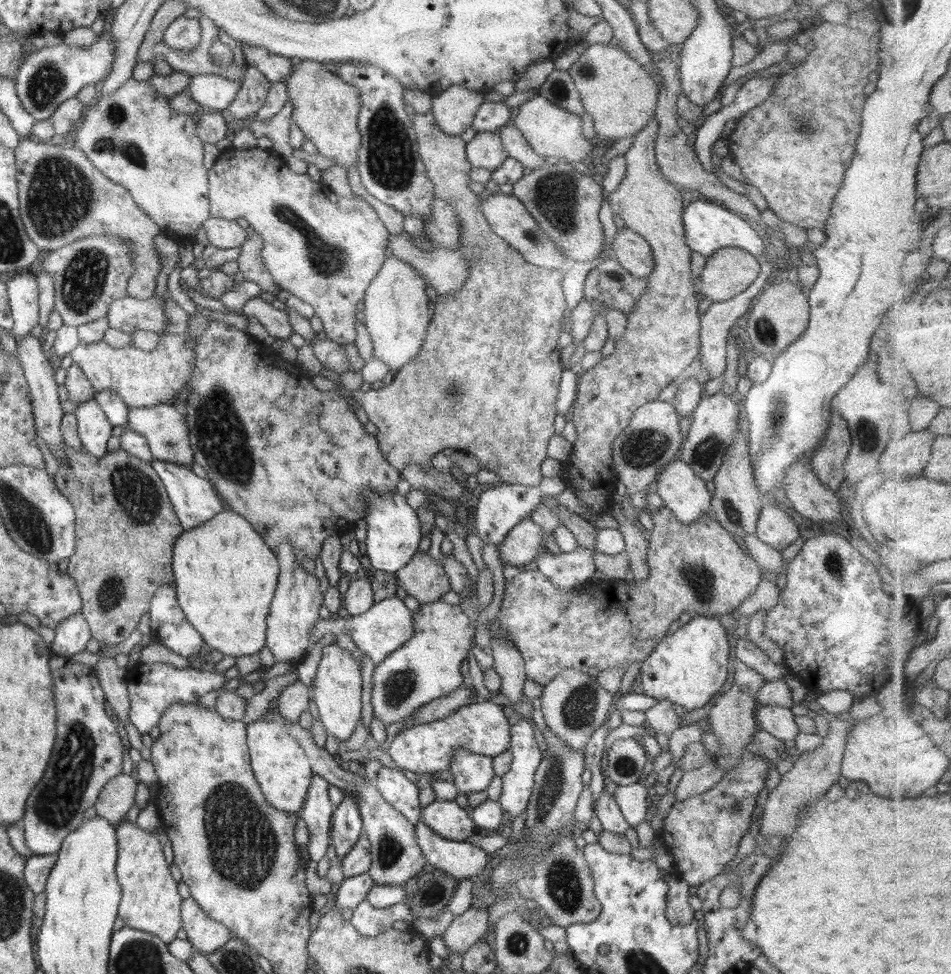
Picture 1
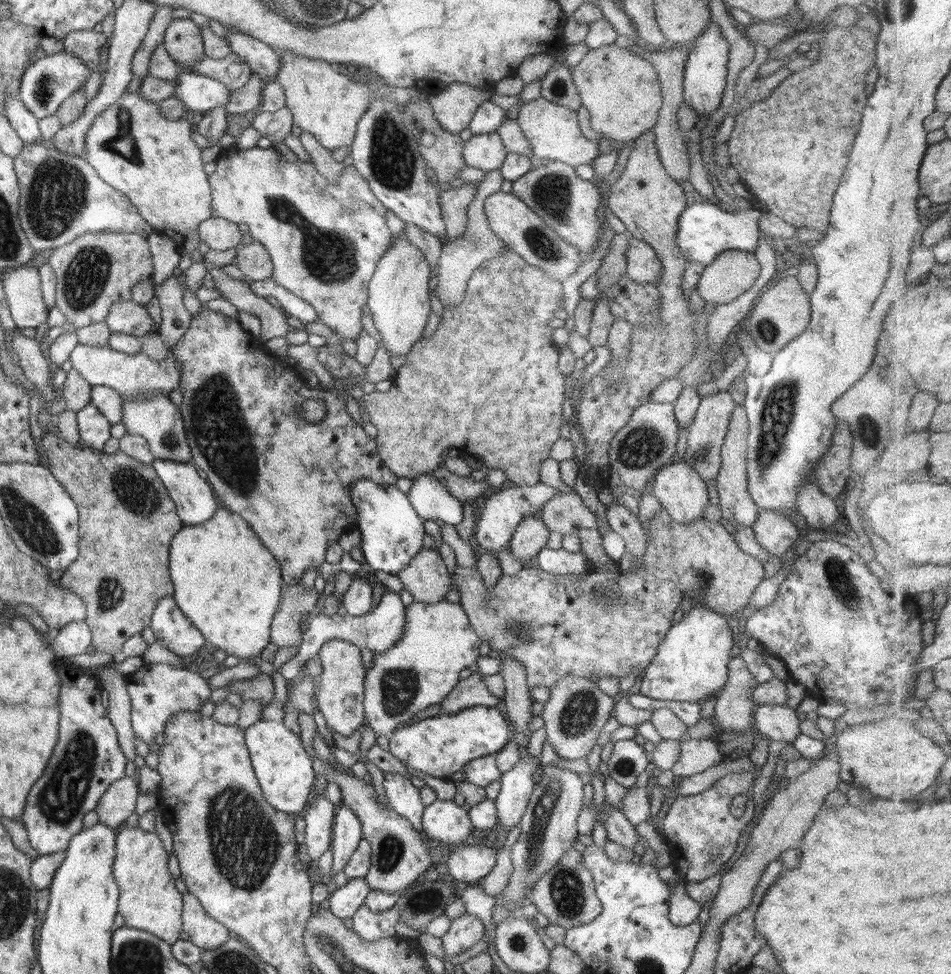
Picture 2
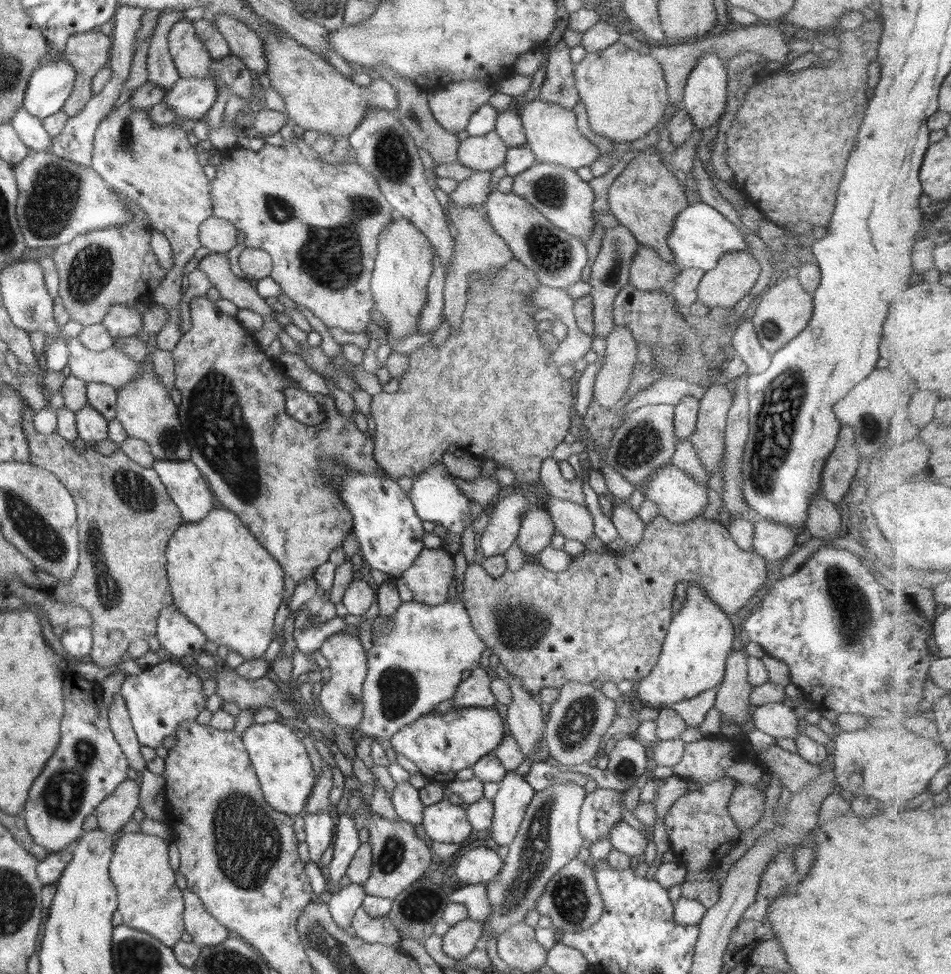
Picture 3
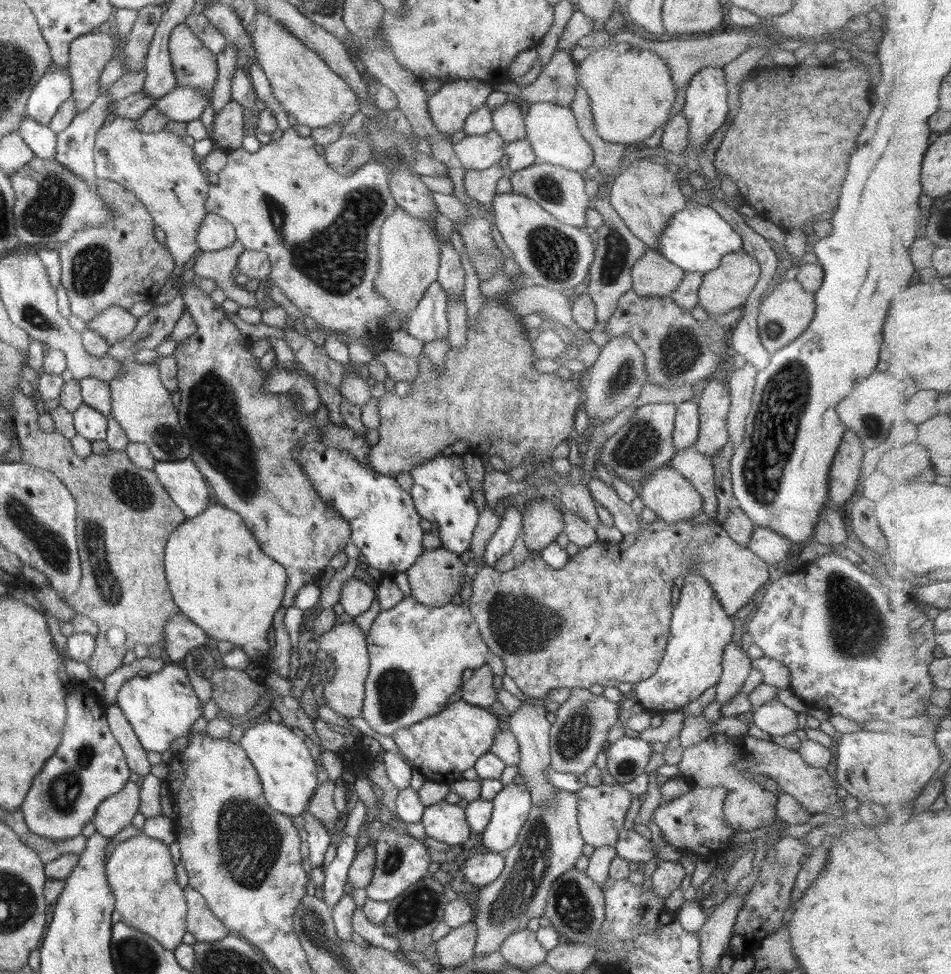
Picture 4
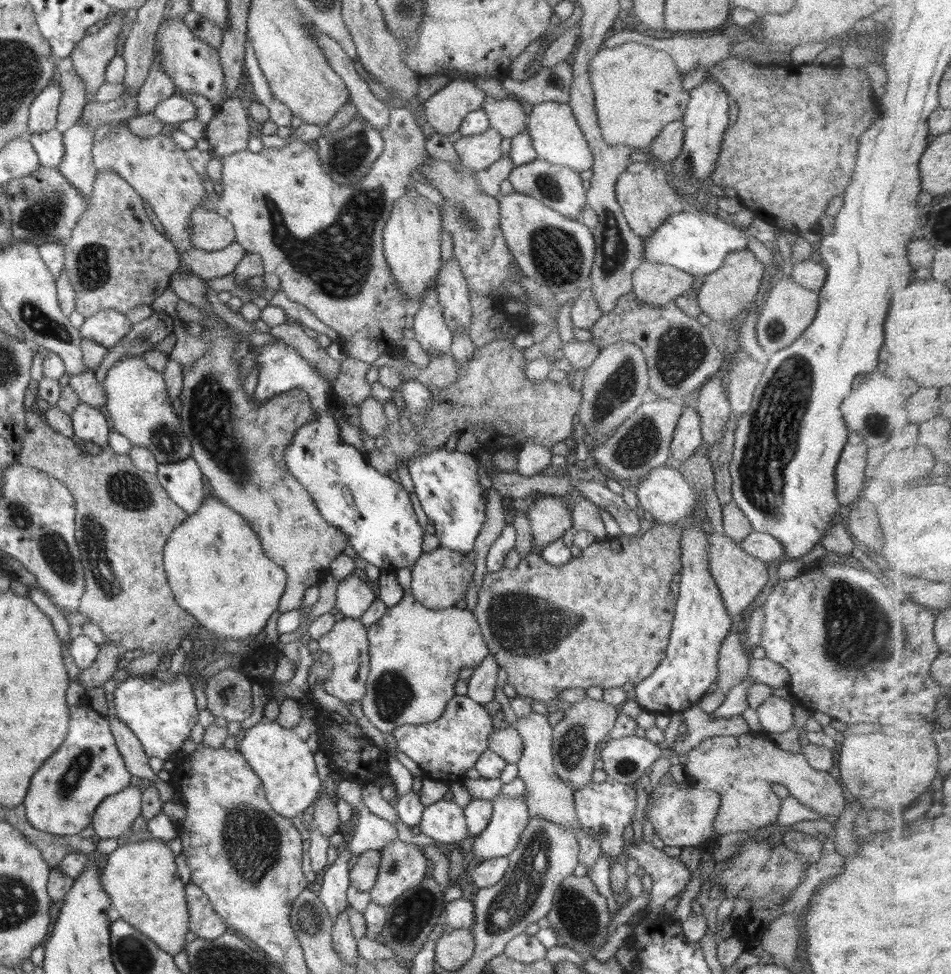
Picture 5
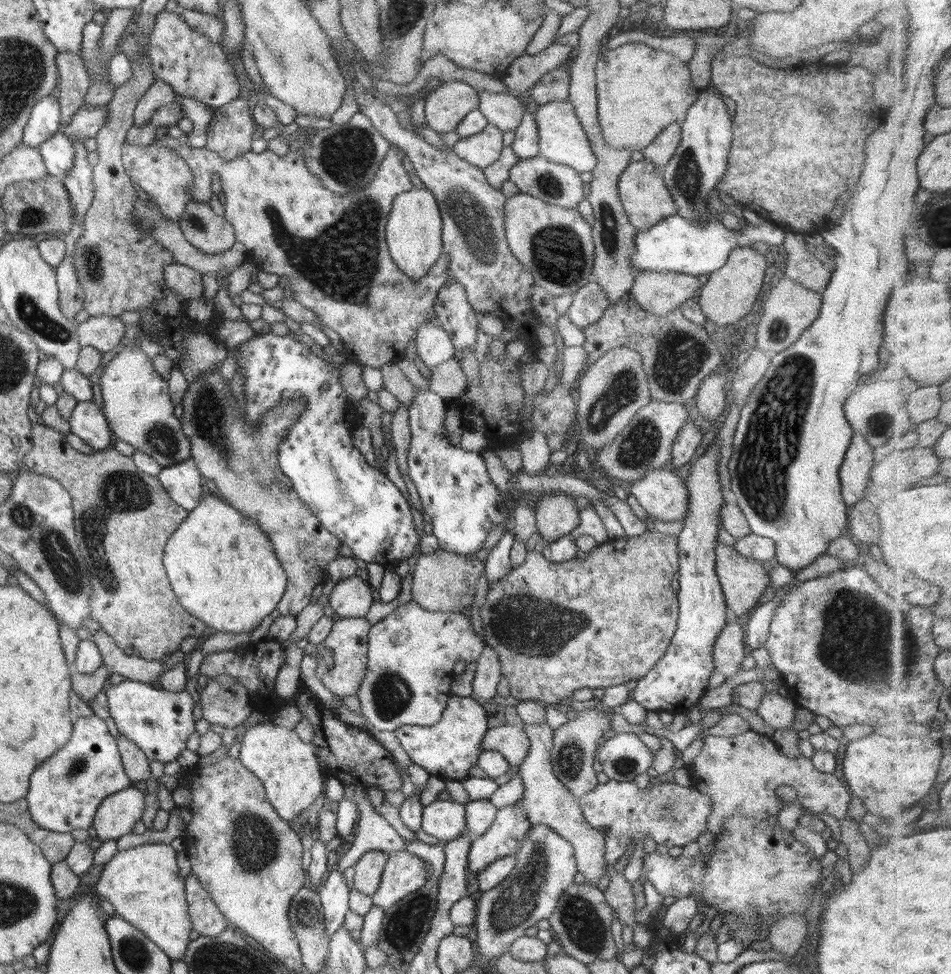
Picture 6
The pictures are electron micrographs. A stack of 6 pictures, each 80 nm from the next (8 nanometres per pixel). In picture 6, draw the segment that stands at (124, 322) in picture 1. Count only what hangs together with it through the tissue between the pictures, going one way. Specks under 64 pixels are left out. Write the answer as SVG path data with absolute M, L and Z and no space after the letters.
M104 315L91 316L76 325L80 347L94 347L102 354L122 346L120 340L128 327L118 316Z

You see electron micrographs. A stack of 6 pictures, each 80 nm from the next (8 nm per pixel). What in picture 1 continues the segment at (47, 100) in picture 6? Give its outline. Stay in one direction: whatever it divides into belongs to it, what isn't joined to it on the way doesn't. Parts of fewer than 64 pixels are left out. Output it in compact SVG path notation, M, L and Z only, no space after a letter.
M102 31L99 39L91 46L76 48L62 42L24 54L15 81L16 93L22 108L35 121L48 120L62 102L75 98L84 86L99 86L112 72L115 46L111 34L111 31Z

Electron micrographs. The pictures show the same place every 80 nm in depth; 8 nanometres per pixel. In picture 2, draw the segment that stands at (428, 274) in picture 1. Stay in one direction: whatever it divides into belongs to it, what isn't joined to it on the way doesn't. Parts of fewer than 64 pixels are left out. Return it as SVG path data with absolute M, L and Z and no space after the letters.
M500 169L487 172L487 175L479 182L474 201L469 205L467 219L464 221L465 231L460 235L460 238L442 245L441 252L437 256L437 265L435 268L431 268L431 278L437 278L436 296L438 296L443 306L460 304L472 273L487 260L496 258L501 254L501 250L505 248L505 244L490 228L484 212L486 198L496 191L500 191L502 181L503 176Z

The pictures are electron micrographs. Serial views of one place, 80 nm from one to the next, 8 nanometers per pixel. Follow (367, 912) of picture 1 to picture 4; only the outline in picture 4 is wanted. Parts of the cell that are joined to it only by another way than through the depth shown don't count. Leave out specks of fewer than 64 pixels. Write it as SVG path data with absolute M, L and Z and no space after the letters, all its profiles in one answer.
M360 907L353 912L351 925L353 931L367 942L370 942L371 945L376 947L380 946L397 955L400 954L398 939L388 934L383 924L372 924Z

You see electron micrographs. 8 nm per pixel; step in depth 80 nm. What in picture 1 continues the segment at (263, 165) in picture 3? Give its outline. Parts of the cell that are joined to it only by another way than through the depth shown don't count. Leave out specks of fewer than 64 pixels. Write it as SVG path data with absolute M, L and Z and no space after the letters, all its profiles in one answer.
M262 148L224 150L207 172L210 215L230 221L238 218L248 221L249 229L262 237L263 249L259 258L277 286L313 306L328 339L340 346L354 344L356 313L359 312L356 306L365 297L368 286L389 255L389 232L372 206L360 195L354 194L352 200L338 196L321 181L312 180L308 173L294 172L287 163L288 160L282 156Z

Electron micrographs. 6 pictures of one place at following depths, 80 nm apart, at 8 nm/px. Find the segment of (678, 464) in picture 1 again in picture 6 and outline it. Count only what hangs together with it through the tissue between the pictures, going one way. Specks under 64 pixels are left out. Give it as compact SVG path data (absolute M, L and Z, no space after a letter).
M662 467L649 470L640 480L625 486L640 506L654 520L664 522L684 520L688 510L688 491L675 469Z

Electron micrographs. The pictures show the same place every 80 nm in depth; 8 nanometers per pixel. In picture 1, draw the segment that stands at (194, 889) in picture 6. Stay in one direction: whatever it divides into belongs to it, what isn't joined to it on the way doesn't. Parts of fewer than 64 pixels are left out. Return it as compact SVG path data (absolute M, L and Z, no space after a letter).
M192 898L183 899L181 921L187 934L187 941L196 951L210 954L222 948L232 937L232 932L217 920L212 920Z

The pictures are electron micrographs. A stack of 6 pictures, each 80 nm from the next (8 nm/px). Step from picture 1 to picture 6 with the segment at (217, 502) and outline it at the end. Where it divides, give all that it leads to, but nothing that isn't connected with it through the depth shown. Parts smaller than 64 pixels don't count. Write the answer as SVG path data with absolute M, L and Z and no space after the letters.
M191 458L161 467L157 477L176 504L188 512L196 508L202 498L203 485L201 472Z

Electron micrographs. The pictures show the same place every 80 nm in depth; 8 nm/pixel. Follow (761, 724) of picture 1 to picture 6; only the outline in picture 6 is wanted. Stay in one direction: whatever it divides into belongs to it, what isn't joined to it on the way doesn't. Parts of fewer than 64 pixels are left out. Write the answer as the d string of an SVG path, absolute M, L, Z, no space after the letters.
M766 692L757 708L757 714L775 730L788 729L793 723L797 707L791 699L783 699L776 692Z

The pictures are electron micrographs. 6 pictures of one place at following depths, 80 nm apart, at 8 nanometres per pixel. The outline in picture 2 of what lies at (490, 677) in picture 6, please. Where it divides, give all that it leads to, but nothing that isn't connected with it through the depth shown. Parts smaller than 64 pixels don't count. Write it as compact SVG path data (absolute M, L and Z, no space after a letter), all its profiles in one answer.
M475 669L466 680L459 681L450 695L439 702L439 705L442 706L441 713L452 714L471 706L494 707L501 700L487 692L484 686L484 675Z

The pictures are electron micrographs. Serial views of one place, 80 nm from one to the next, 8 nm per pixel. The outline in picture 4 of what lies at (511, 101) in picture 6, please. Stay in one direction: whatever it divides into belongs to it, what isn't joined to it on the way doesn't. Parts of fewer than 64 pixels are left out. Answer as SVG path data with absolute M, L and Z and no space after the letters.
M506 102L500 108L492 109L493 130L506 144L527 138L524 116L520 107L513 102Z

